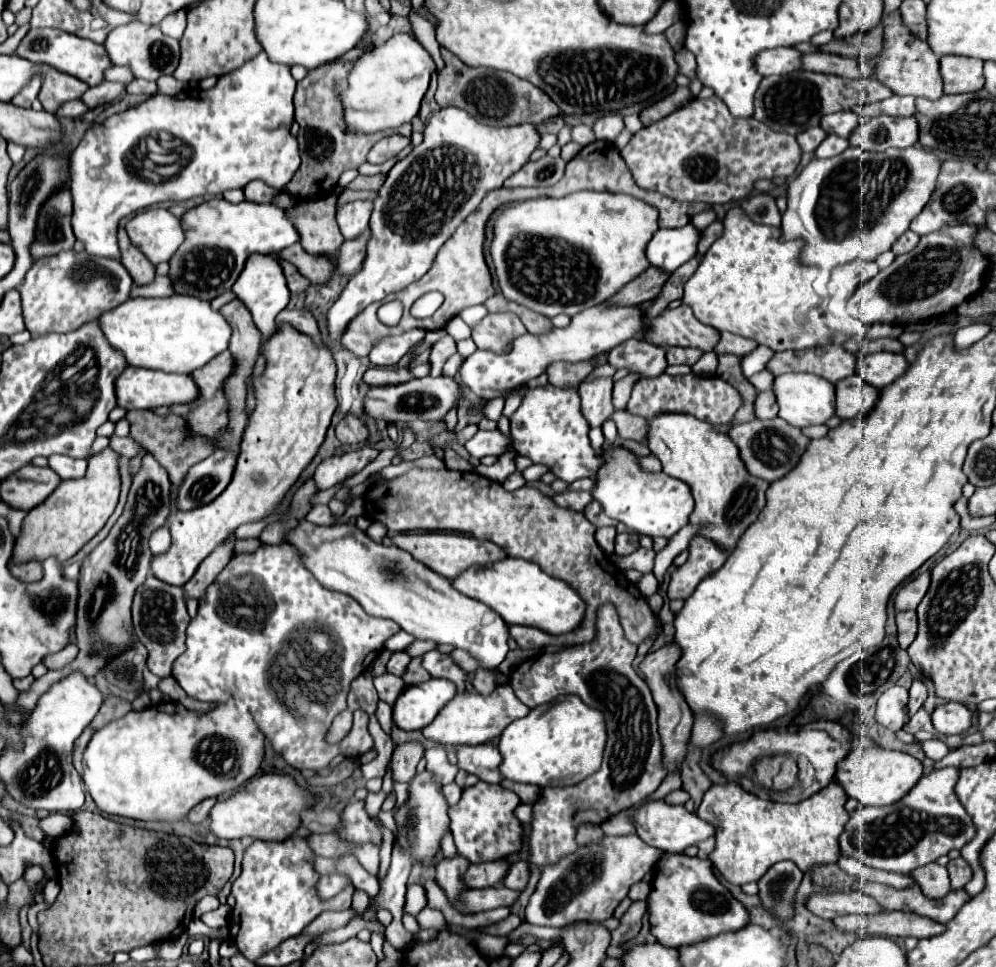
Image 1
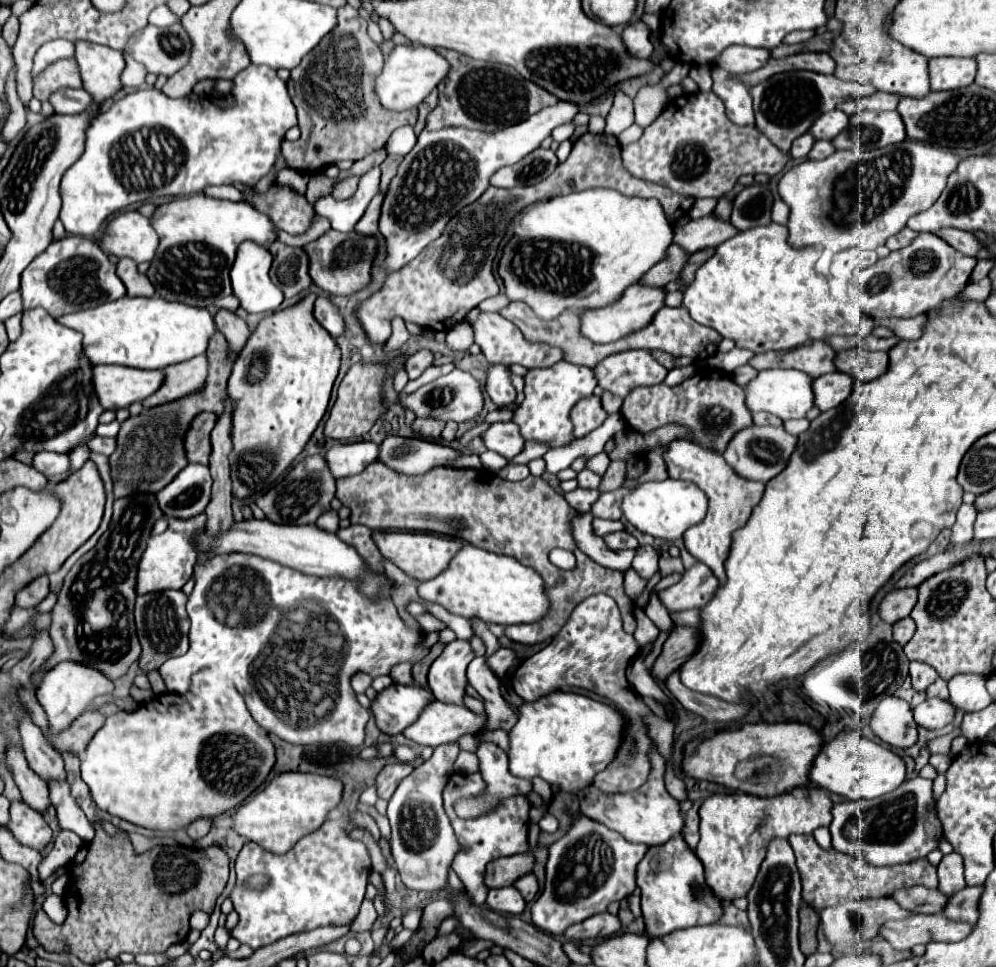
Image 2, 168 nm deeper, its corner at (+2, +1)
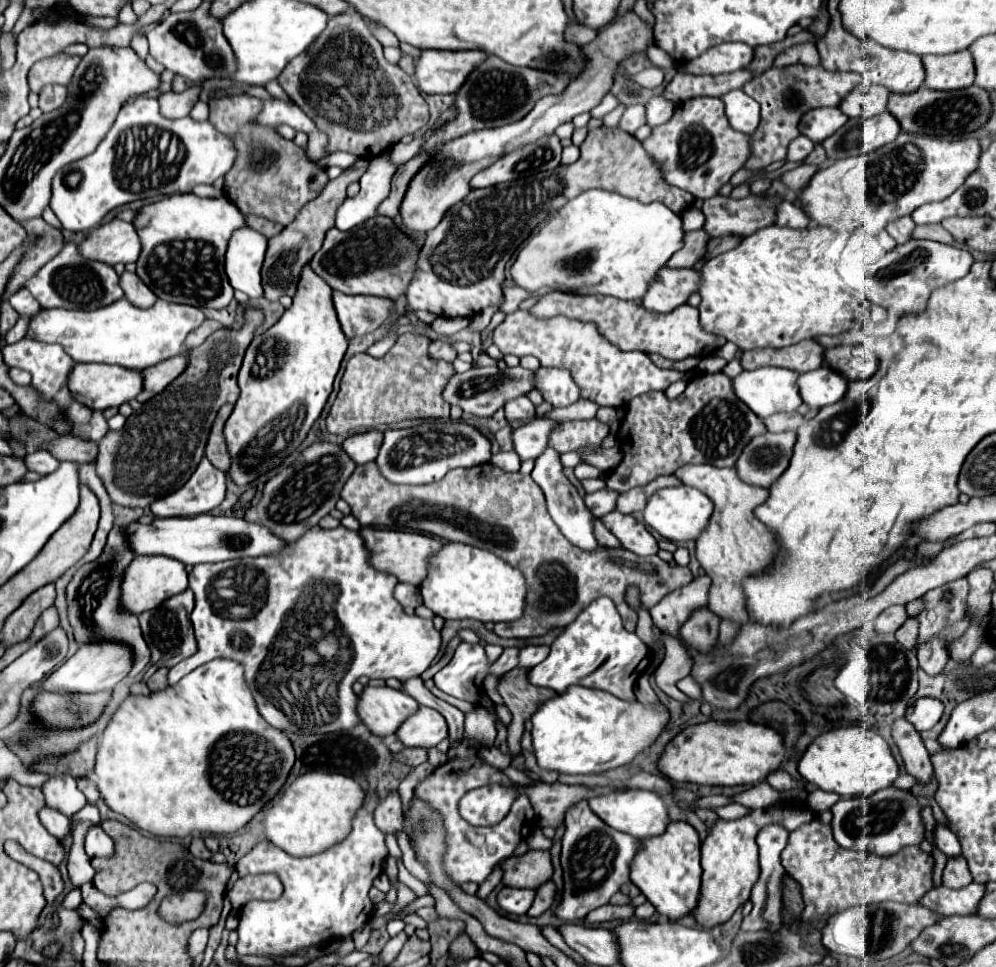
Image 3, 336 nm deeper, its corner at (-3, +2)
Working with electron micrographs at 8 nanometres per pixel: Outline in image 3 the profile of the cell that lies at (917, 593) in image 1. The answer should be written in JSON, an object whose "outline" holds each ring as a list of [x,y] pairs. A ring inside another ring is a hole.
{"outline":[[[890,606],[886,608],[874,622],[876,632],[896,632],[906,622],[906,608],[904,606]]]}

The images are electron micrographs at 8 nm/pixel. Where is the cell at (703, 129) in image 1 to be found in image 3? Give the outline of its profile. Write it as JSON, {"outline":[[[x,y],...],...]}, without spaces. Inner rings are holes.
{"outline":[[[690,98],[682,104],[676,106],[672,118],[668,122],[664,122],[662,126],[652,128],[652,134],[642,142],[644,150],[650,154],[650,158],[656,160],[664,180],[672,186],[678,186],[686,192],[690,192],[694,198],[712,198],[718,194],[718,190],[734,176],[734,172],[738,172],[746,160],[750,158],[750,136],[742,134],[738,130],[734,130],[724,114],[724,104],[720,98]]]}

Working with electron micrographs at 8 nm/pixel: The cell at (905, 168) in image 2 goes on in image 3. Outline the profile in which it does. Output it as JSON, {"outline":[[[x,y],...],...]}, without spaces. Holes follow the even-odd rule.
{"outline":[[[900,134],[894,142],[862,156],[834,160],[826,168],[818,168],[818,172],[810,178],[810,182],[798,192],[796,200],[800,202],[802,212],[810,218],[810,226],[826,226],[834,232],[854,234],[862,226],[870,226],[876,234],[880,234],[890,220],[898,220],[898,216],[910,216],[916,208],[928,202],[946,200],[956,188],[962,186],[966,176],[976,170],[980,156],[980,144],[974,138],[968,140],[944,140],[920,134]]]}

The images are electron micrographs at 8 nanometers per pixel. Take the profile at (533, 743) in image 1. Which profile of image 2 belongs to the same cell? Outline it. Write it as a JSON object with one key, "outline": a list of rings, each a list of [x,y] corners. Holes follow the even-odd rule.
{"outline":[[[555,691],[533,703],[519,707],[519,721],[509,733],[509,769],[517,777],[541,777],[547,783],[557,783],[565,793],[577,793],[593,783],[593,777],[603,771],[617,755],[625,717],[587,695],[571,691]]]}

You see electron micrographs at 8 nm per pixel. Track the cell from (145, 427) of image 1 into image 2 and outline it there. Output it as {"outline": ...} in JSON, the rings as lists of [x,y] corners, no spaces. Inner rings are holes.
{"outline":[[[199,413],[193,419],[193,425],[185,437],[185,447],[189,453],[189,461],[209,465],[209,455],[211,455],[211,441],[209,435],[217,423],[215,413]]]}

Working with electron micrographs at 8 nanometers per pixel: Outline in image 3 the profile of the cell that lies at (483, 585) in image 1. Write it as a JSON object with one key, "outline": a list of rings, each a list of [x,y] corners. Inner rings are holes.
{"outline":[[[448,542],[436,556],[432,556],[428,576],[420,584],[424,606],[428,606],[436,616],[442,616],[444,620],[474,618],[484,624],[522,618],[526,608],[526,592],[526,580],[518,568],[488,550],[460,542]]]}

